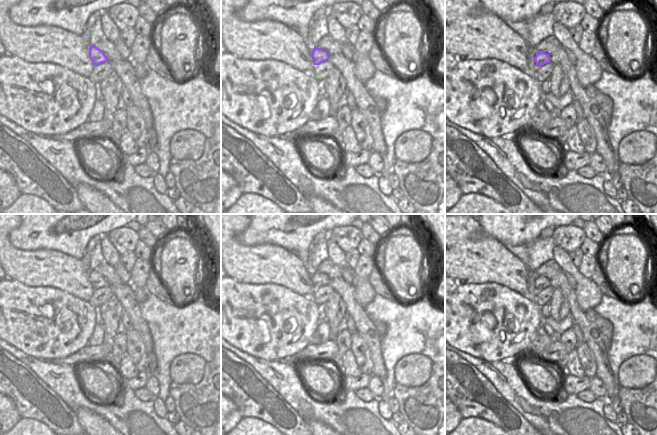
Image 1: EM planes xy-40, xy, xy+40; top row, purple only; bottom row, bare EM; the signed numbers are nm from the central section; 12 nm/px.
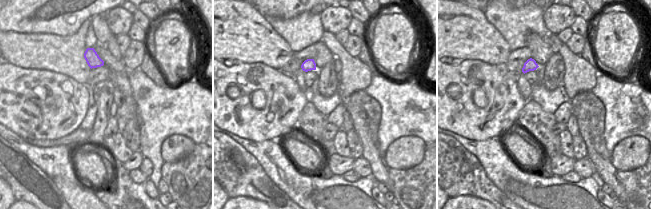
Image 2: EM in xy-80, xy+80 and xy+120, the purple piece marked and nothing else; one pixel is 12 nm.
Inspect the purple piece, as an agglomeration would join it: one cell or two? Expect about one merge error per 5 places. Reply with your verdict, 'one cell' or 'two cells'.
one cell

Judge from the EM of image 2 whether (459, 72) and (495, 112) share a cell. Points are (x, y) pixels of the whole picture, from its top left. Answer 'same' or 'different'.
same

